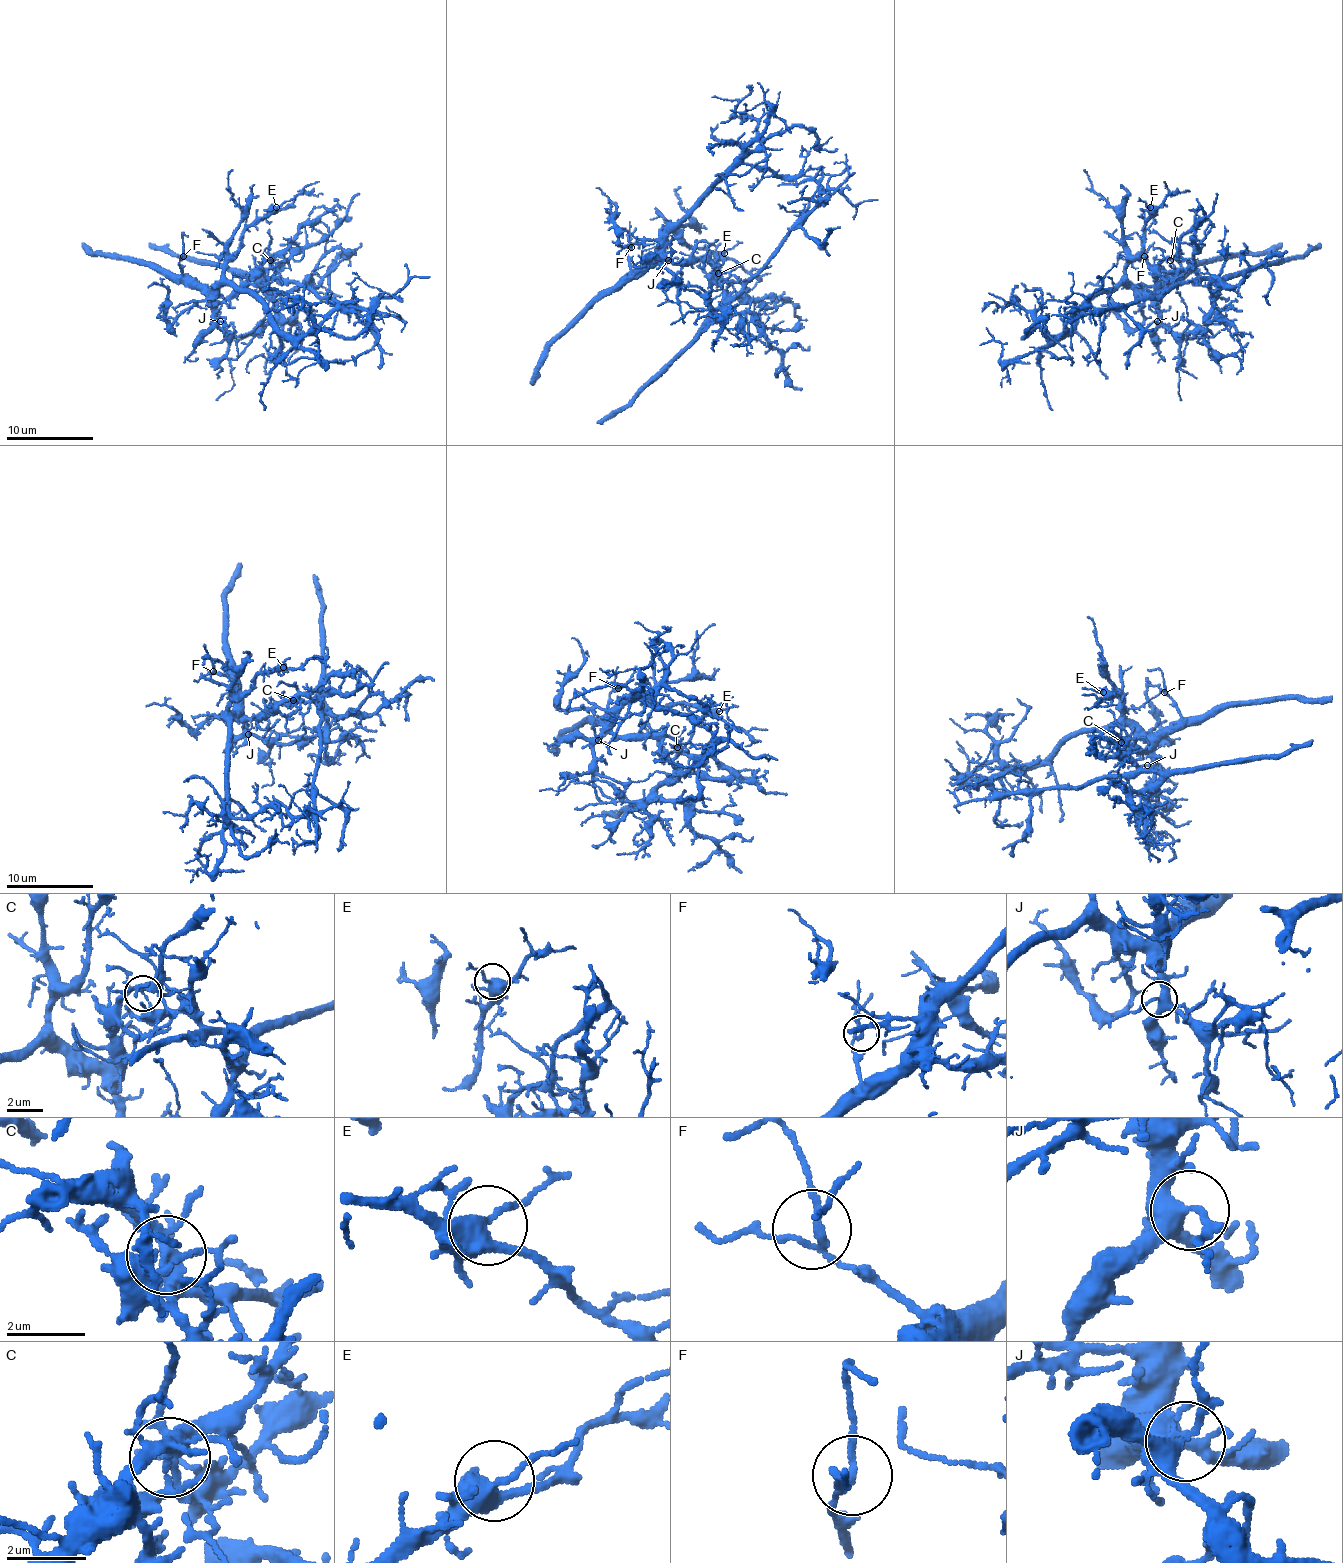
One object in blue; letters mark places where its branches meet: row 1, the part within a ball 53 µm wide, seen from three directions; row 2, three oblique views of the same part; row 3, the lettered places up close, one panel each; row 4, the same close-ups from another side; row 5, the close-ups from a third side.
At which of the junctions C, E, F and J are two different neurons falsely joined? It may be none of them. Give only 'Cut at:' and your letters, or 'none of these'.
Cut at: C

